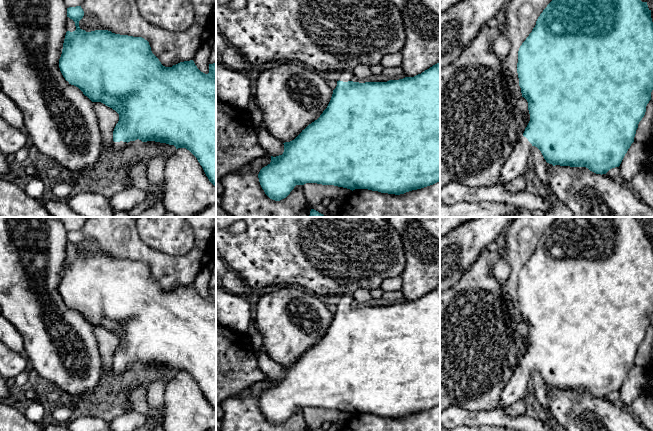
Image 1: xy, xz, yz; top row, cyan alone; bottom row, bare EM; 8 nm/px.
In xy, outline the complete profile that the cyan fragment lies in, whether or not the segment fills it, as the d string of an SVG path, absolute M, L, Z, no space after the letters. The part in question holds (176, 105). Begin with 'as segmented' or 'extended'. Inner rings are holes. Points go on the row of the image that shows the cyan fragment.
extended; M81 6L67 8L67 17L75 22L76 30L66 32L59 68L65 80L78 87L92 102L101 102L119 114L113 131L114 155L121 156L128 143L137 139L174 145L176 149L186 148L197 158L216 187L216 63L209 64L208 74L201 72L193 60L165 67L144 38L108 30L86 32L79 27L83 16Z

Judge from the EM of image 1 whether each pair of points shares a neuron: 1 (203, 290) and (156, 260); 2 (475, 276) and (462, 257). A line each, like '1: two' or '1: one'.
1: two
2: two

